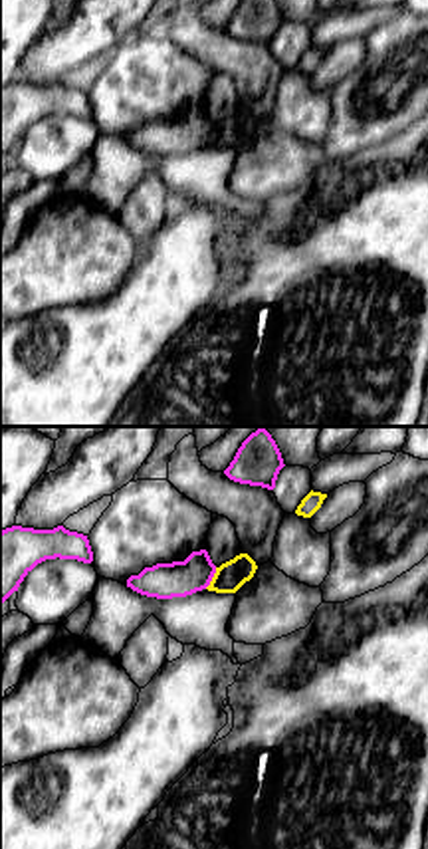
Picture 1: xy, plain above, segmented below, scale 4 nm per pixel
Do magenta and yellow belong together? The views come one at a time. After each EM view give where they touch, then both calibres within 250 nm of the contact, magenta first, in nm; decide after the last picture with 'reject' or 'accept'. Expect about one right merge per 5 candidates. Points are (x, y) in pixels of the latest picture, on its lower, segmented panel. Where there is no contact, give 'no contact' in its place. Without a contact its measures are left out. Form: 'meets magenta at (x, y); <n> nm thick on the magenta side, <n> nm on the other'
meets magenta at (213, 576); 140 nm thick on the magenta side, 120 nm on the other

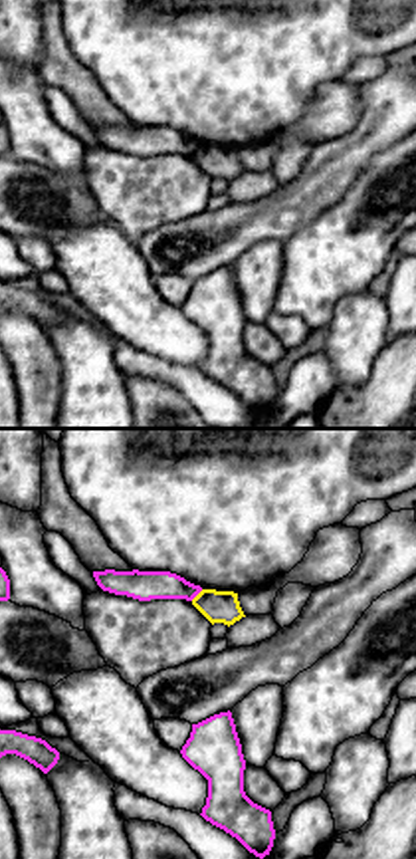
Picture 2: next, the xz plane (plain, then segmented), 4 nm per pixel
meets magenta at (197, 594); 120 nm thick on the magenta side, 130 nm on the other

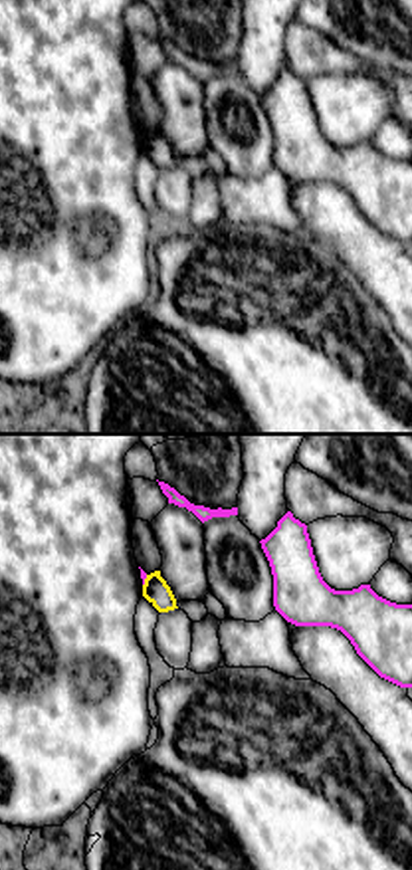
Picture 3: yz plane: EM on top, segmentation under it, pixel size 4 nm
meets magenta at (143, 581); 30 nm thick on the magenta side, 110 nm on the other

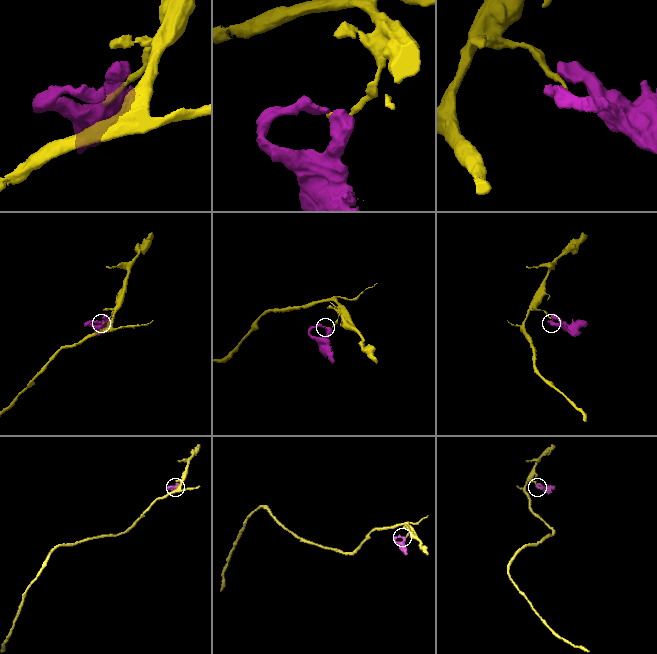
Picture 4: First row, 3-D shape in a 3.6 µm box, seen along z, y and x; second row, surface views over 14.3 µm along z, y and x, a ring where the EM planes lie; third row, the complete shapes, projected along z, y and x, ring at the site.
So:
reject

